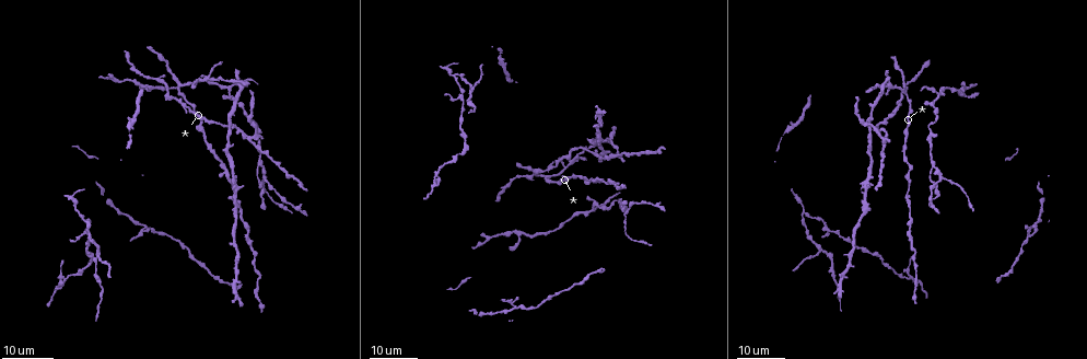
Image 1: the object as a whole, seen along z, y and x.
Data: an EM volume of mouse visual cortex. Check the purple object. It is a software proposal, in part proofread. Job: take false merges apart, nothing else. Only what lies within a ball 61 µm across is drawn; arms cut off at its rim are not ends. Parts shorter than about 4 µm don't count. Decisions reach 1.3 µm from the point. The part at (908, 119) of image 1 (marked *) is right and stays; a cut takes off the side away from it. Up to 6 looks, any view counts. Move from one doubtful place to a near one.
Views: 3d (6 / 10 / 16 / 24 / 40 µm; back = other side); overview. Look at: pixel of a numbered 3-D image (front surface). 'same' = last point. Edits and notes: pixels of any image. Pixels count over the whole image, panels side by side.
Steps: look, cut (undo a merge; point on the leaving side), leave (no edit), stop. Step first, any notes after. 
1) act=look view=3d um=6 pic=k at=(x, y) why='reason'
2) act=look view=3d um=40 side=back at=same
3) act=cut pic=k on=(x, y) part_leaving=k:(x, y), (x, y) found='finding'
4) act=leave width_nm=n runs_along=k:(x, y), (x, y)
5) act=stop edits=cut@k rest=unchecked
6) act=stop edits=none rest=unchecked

act=look view=3d um=16 pic=1 at=(573, 162) why='four arms meet'

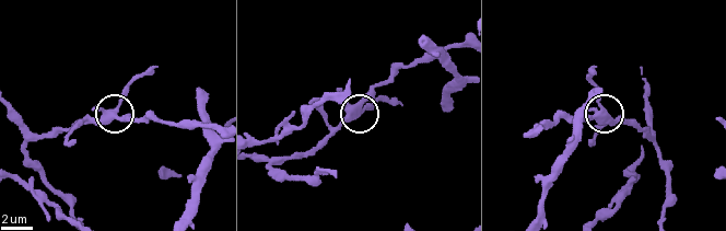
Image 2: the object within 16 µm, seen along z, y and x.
act=look view=3d um=10 pic=2 at=(360, 107)

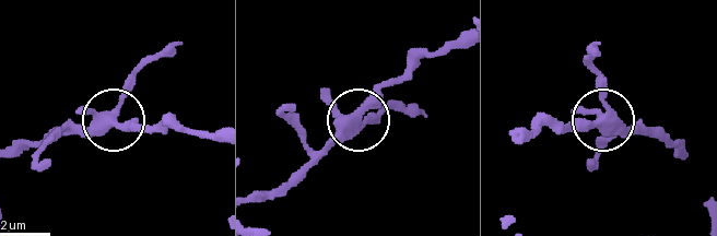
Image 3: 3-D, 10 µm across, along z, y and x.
act=leave runs_along=3:(259, 196), (296, 181), (357, 120), (383, 114) found='continuous, no second neuron'

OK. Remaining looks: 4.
act=look view=3d um=24 pic=1 at=(182, 86) why='a fork'

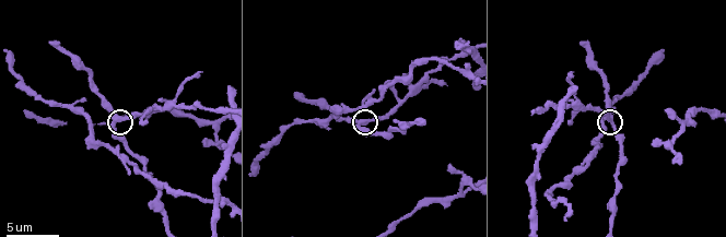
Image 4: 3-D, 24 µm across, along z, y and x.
act=look view=3d um=10 pic=4 at=(364, 120) why='zoom in'

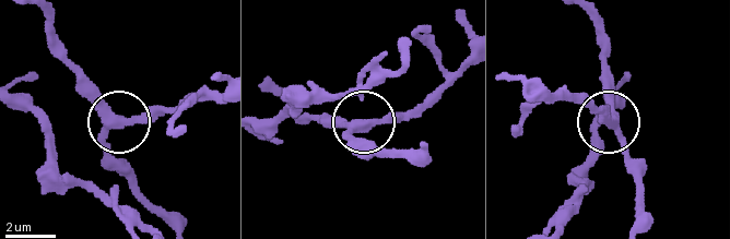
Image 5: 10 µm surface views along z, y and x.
act=leave side_arm_um=11 found='one neuron here'

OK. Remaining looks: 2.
act=look view=3d um=16 pic=1 at=(468, 92) why='side arm on a straight run'

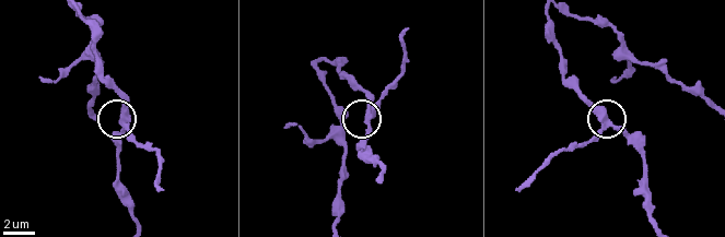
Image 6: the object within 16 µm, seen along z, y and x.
act=look view=3d um=10 pic=6 at=(607, 124)

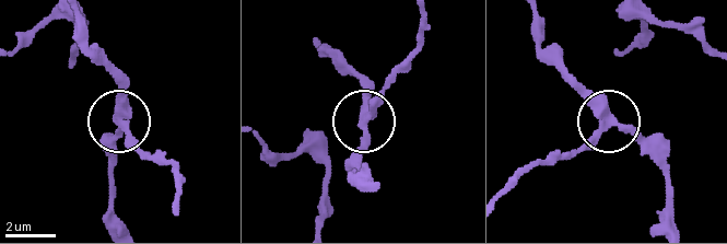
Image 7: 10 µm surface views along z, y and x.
act=leave arms=3 found='one neuron here'

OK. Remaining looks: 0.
act=stop edits=none rest=unchecked

